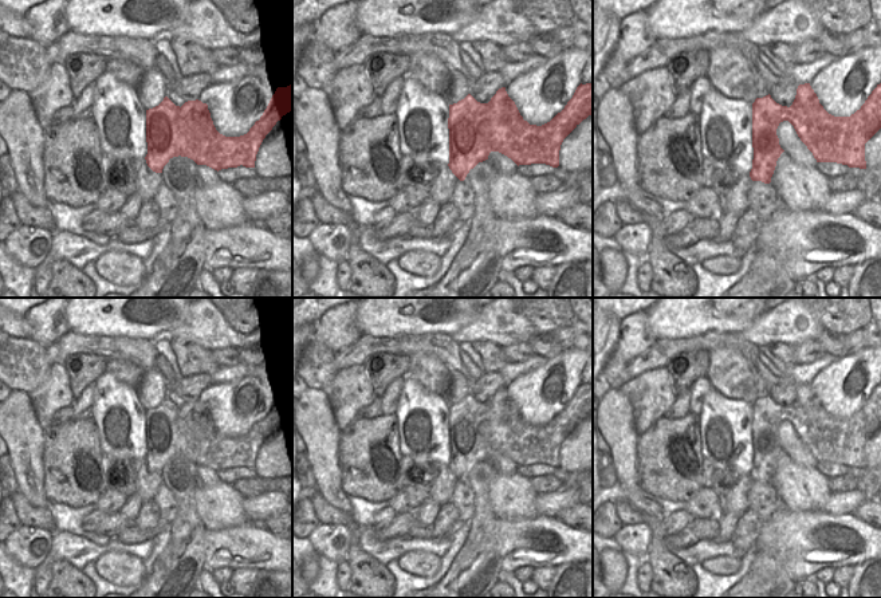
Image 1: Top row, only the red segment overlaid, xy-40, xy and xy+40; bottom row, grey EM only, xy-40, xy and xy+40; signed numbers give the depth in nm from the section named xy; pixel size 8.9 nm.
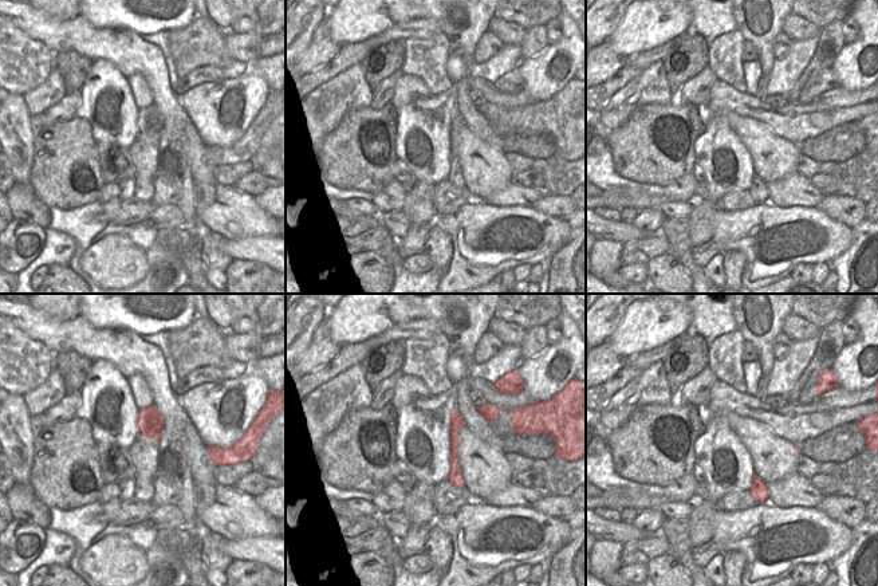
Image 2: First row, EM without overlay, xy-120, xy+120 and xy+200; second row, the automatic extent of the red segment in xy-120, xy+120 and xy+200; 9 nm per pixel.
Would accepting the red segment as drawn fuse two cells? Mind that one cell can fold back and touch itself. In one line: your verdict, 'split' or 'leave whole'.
split

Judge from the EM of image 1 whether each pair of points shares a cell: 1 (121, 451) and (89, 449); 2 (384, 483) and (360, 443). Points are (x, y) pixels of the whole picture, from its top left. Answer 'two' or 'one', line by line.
1: two
2: one

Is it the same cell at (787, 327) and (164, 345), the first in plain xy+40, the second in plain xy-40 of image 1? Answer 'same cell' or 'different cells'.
different cells

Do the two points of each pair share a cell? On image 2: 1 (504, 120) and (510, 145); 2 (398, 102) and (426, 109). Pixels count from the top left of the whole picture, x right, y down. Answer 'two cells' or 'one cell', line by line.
1: two cells
2: two cells

